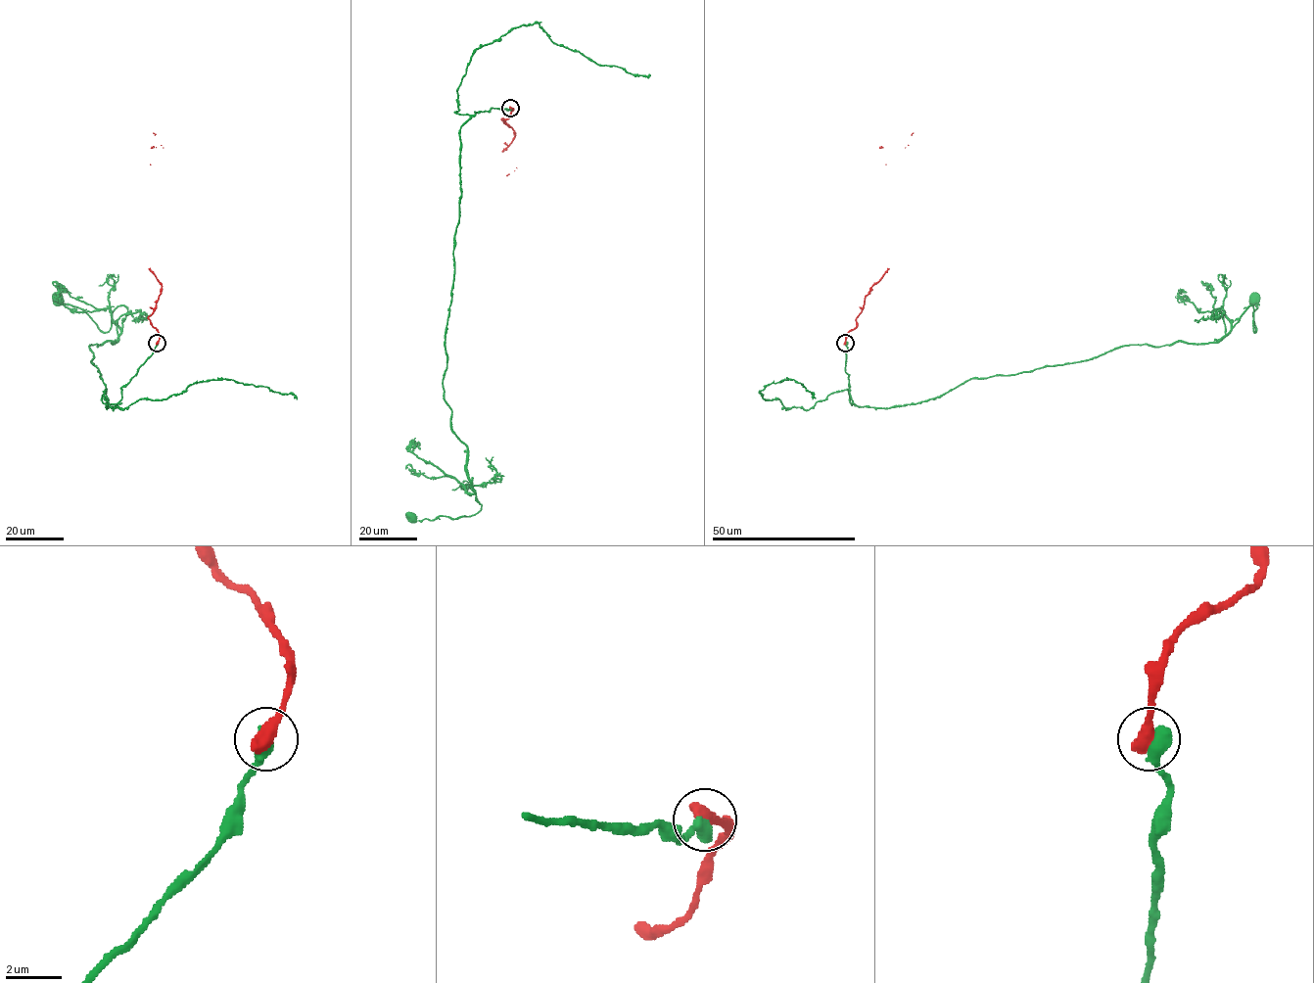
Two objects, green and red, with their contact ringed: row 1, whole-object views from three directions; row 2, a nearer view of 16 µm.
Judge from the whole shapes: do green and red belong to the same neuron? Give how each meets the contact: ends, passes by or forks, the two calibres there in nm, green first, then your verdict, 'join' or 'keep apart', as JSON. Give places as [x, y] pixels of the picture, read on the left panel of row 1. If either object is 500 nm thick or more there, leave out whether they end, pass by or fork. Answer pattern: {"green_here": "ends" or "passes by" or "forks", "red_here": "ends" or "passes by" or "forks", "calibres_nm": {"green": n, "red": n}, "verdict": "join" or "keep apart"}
{"calibres_nm": {"green": 600, "red": 550}, "verdict": "keep apart"}

